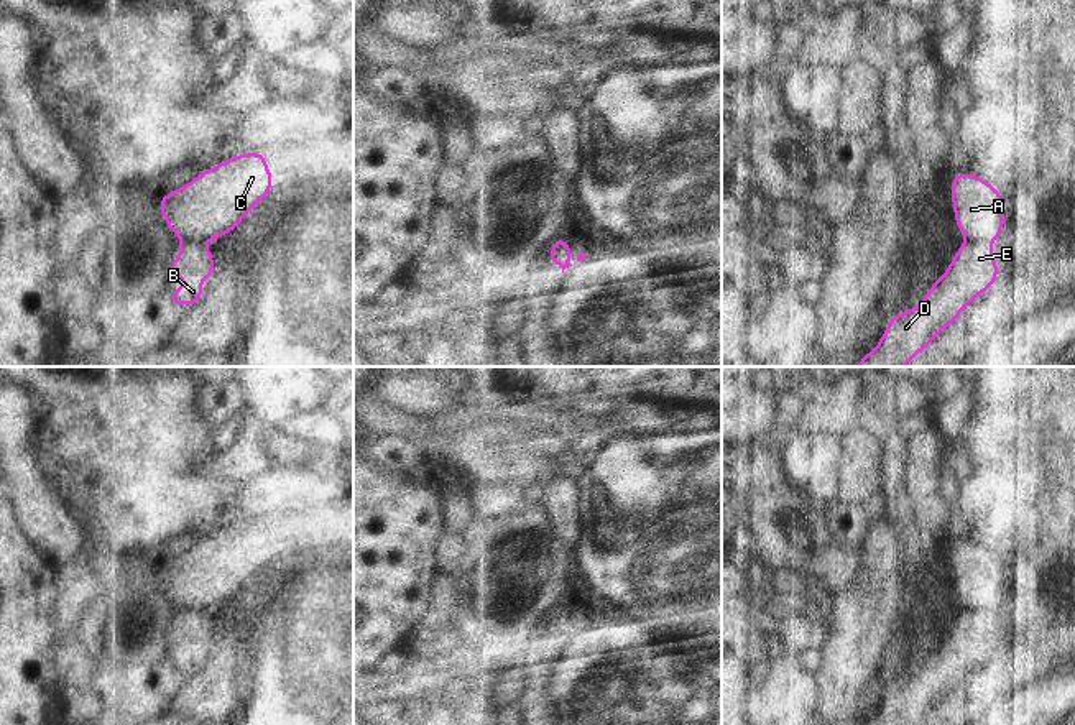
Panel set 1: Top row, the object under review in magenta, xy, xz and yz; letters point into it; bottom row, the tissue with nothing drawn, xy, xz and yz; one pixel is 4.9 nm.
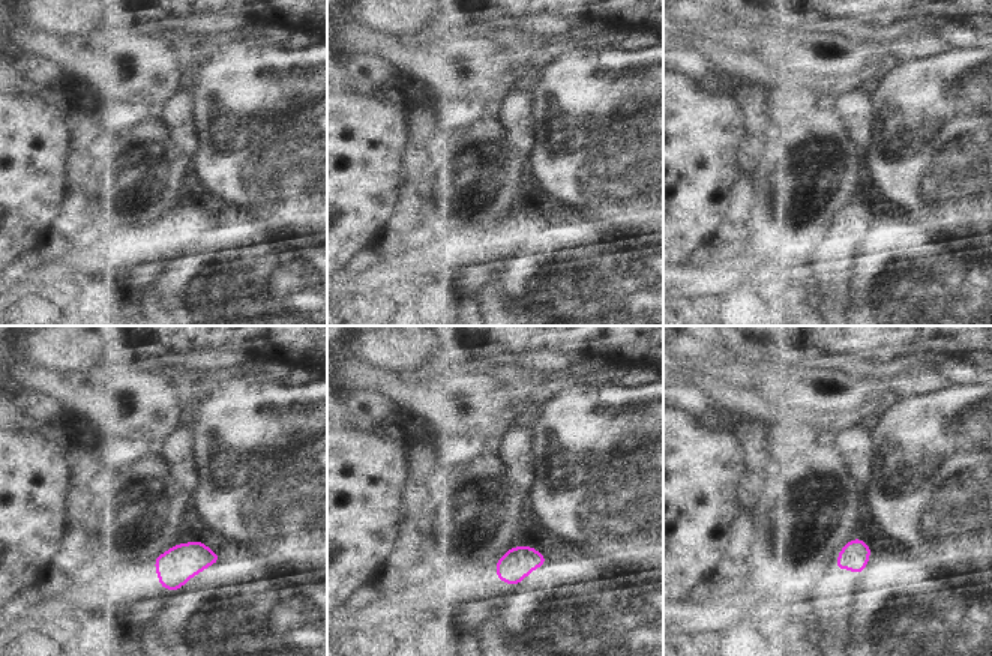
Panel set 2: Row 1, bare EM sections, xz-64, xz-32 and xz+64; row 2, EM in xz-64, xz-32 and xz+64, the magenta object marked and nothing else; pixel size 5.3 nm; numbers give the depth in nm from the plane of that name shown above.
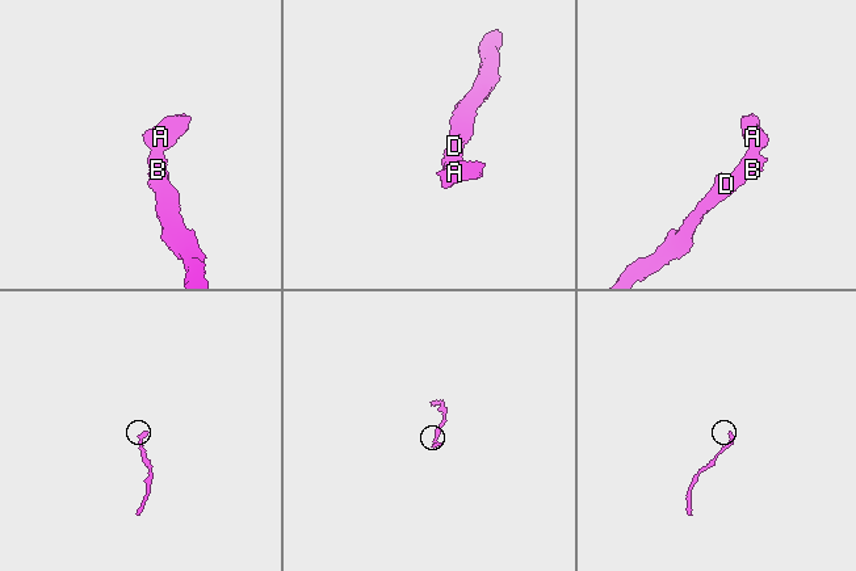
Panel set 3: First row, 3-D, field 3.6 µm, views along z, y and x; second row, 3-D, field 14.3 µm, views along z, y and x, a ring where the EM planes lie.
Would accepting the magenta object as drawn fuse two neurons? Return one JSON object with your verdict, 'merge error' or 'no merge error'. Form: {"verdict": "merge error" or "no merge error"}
{"verdict": "merge error"}

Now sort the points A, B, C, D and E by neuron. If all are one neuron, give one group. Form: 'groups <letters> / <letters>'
groups A C / B D E

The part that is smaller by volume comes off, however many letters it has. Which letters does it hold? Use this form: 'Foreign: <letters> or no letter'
Foreign: A, C

